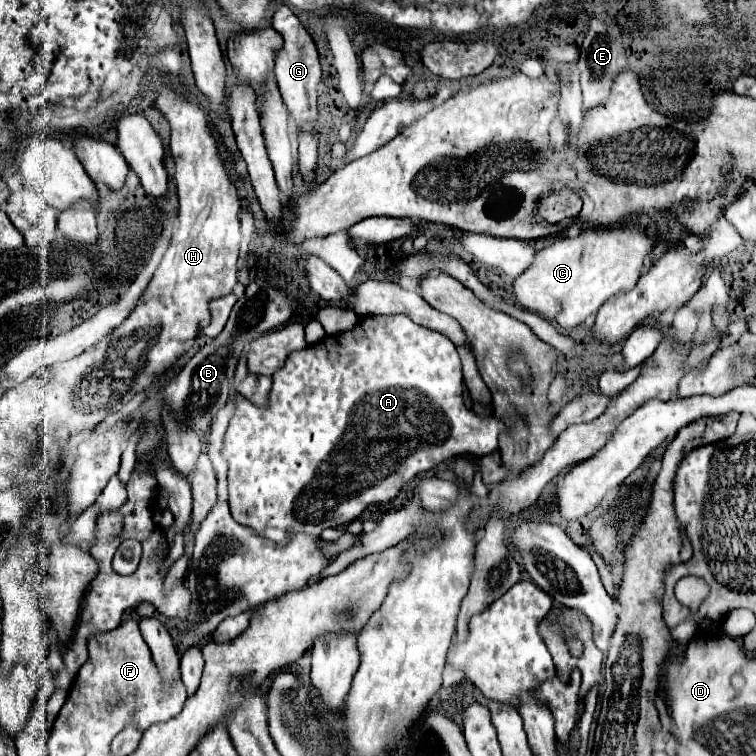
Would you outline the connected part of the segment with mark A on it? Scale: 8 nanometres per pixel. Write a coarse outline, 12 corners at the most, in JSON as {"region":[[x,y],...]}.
{"region":[[368,315],[224,435],[232,517],[284,543],[506,429],[456,345]]}

